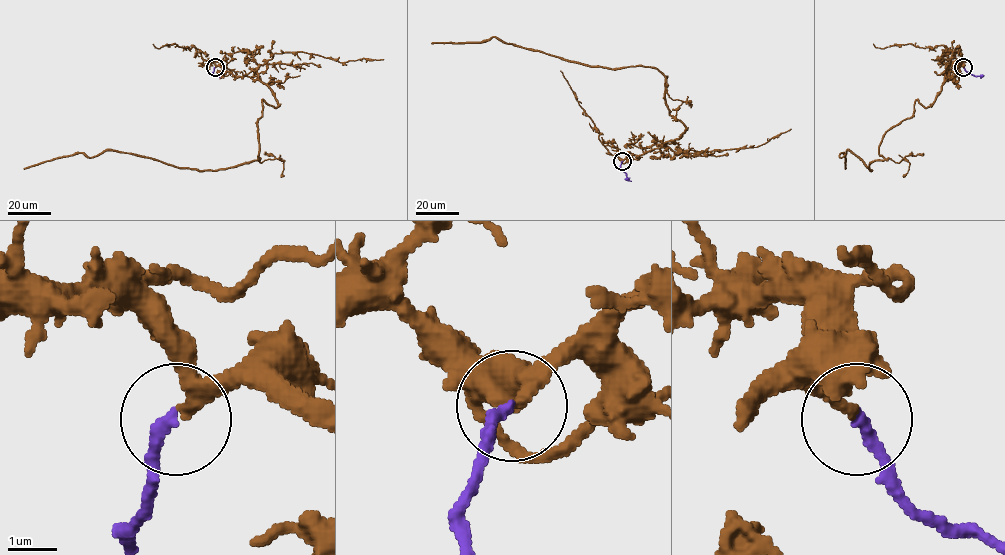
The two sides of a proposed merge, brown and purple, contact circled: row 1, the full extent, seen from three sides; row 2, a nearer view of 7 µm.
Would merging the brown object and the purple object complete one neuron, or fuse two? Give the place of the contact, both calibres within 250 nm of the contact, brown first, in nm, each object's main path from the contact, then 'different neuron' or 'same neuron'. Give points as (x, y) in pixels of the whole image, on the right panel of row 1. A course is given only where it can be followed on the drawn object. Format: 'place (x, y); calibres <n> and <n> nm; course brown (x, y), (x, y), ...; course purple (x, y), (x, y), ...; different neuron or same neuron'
place (963, 67); calibres 220 and 240 nm; course brown (964, 67), (884, 134), (871, 170), (850, 150), (845, 169); course purple (964, 67), (976, 76), (984, 75); same neuron

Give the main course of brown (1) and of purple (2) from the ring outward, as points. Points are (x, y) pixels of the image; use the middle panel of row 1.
1: (622, 161), (677, 139), (686, 127), (670, 114), (666, 76), (656, 68), (589, 66), (494, 37), (431, 43)
2: (622, 161), (621, 169), (631, 181)

